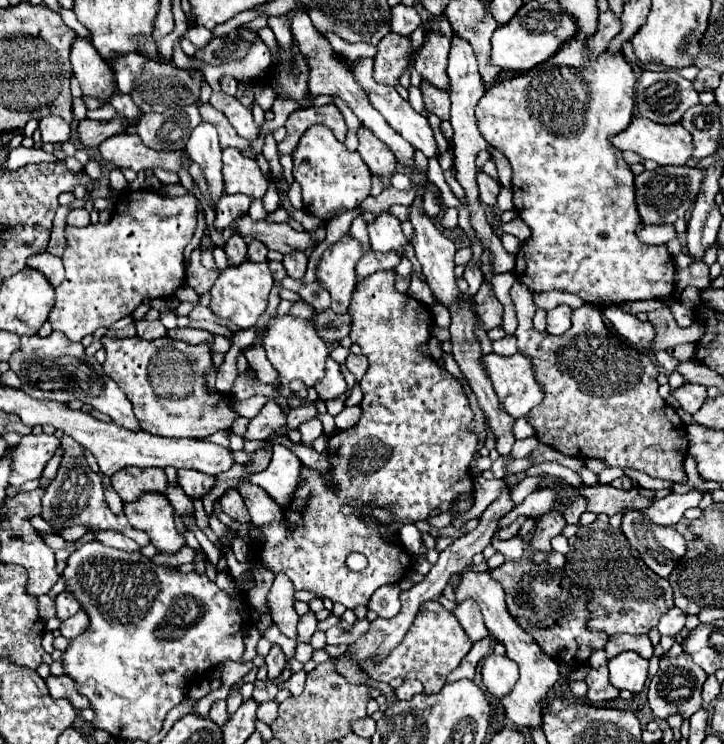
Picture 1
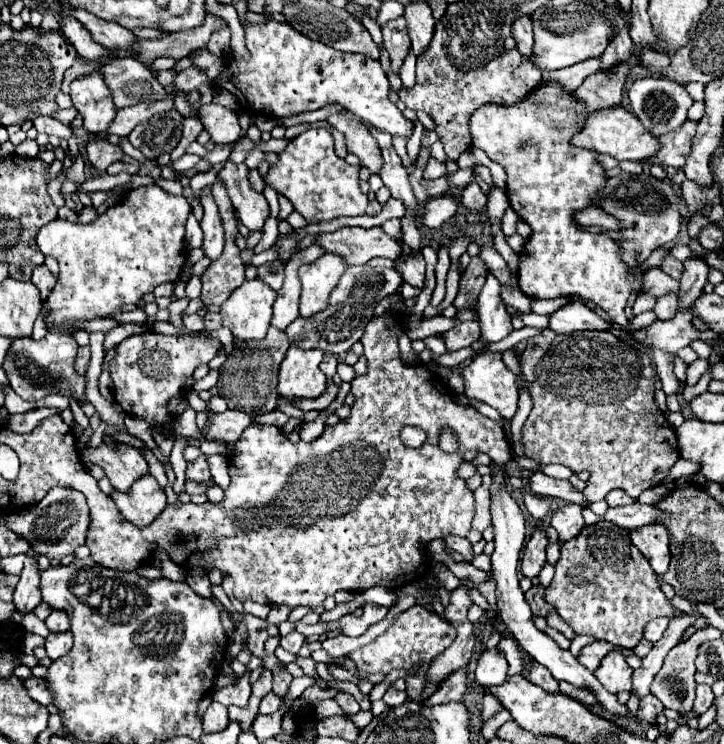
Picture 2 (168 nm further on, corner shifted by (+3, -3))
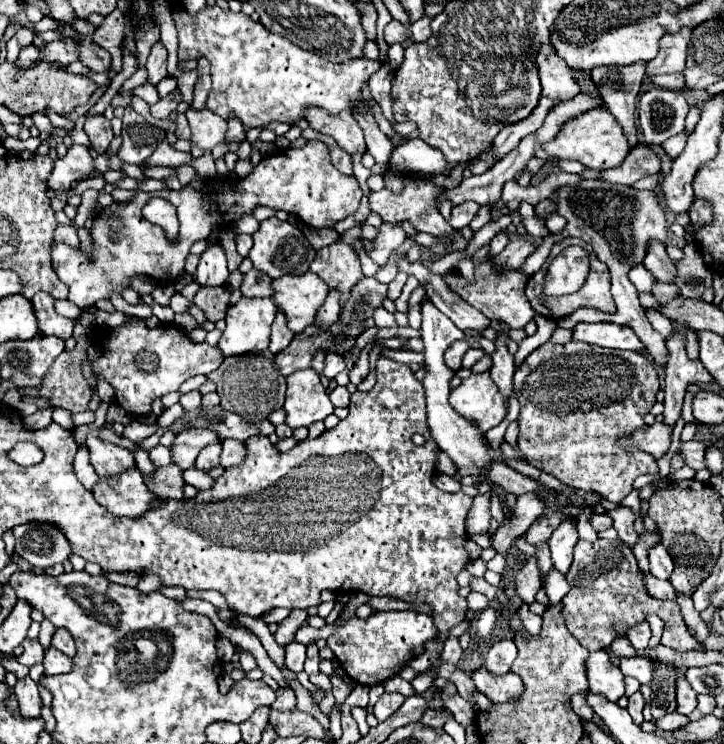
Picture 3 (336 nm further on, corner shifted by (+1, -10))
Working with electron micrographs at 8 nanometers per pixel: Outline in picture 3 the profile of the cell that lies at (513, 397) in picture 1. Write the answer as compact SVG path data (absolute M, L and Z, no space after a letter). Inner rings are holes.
M490 372L472 374L462 380L462 384L450 392L450 404L464 418L476 420L484 432L498 426L508 408L506 398L500 394L498 386L494 386Z

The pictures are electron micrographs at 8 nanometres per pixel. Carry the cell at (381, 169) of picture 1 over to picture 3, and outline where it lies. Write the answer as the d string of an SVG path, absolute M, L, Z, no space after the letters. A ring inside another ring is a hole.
M310 110L310 114L306 114L306 120L314 130L332 136L338 142L338 146L348 154L366 154L364 134L352 114L332 116L322 110Z

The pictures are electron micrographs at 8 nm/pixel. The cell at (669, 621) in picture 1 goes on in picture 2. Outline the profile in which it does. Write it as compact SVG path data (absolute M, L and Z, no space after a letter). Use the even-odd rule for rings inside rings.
M660 617L660 619L650 621L650 623L644 627L644 639L650 641L650 643L656 643L656 641L662 637L662 633L666 631L668 621L670 621L668 617Z

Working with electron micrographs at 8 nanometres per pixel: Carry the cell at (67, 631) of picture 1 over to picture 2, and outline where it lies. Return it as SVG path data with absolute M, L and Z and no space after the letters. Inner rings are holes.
M66 631L66 633L50 633L46 637L46 653L52 661L64 657L70 649L72 649L72 633Z

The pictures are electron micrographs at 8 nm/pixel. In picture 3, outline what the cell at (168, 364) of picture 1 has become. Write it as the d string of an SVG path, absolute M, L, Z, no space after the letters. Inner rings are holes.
M134 318L130 324L112 328L102 340L102 356L94 364L96 376L102 374L114 386L116 404L122 406L130 416L144 416L152 410L156 398L178 390L178 386L196 376L210 374L222 362L224 354L218 346L208 346L206 342L194 344L182 330L174 324L164 324L156 328L146 328L144 320Z

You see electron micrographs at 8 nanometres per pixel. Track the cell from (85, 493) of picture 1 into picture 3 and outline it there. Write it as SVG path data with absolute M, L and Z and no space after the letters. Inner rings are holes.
M28 522L28 524L20 524L20 526L12 528L12 534L16 538L14 552L20 554L22 558L26 558L36 568L50 568L54 564L62 564L72 554L72 548L70 548L70 542L68 542L66 534L58 526L54 526L50 522Z

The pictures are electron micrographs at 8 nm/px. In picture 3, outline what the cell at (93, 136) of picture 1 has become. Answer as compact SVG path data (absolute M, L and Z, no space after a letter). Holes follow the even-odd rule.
M176 88L174 92L170 92L168 96L164 96L164 98L160 98L152 108L150 108L150 114L154 116L154 118L158 118L158 120L164 120L164 118L168 118L168 114L170 112L174 112L176 110L176 106L182 102L182 94L180 94L180 90Z

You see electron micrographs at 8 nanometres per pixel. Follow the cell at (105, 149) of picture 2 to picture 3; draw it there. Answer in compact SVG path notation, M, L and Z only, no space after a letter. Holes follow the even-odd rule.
M72 144L68 148L68 154L64 158L56 160L54 170L48 178L48 186L54 190L68 190L70 182L82 180L82 178L88 178L94 174L98 174L98 172L94 168L94 158L90 156L90 148Z

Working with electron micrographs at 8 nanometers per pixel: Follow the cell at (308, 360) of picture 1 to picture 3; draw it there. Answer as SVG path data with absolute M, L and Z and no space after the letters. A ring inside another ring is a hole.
M314 368L296 370L286 378L286 424L290 428L310 426L316 420L324 420L334 412L334 406L320 382L320 374Z

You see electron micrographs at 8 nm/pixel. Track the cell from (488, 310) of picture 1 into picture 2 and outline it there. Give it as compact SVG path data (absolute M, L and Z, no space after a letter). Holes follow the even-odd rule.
M470 321L470 323L458 323L454 325L450 331L442 333L442 339L446 343L448 353L458 351L462 347L470 347L472 341L480 339L480 323L478 321Z

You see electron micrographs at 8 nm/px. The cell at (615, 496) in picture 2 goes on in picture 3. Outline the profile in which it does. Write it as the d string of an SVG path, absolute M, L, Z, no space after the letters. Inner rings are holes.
M618 506L614 510L608 510L608 516L614 520L614 528L618 530L618 536L622 538L622 542L628 542L630 546L634 546L638 538L634 530L634 522L636 522L634 510L628 506Z

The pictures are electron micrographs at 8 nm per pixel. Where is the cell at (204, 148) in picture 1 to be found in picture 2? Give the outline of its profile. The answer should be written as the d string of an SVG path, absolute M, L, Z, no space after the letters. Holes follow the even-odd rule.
M210 187L204 189L202 205L204 205L204 219L200 223L200 227L204 231L202 251L210 261L214 261L222 255L226 239L224 239L224 227L222 227L222 221L220 221L220 213L218 213L218 207L216 207L216 201L212 197Z

